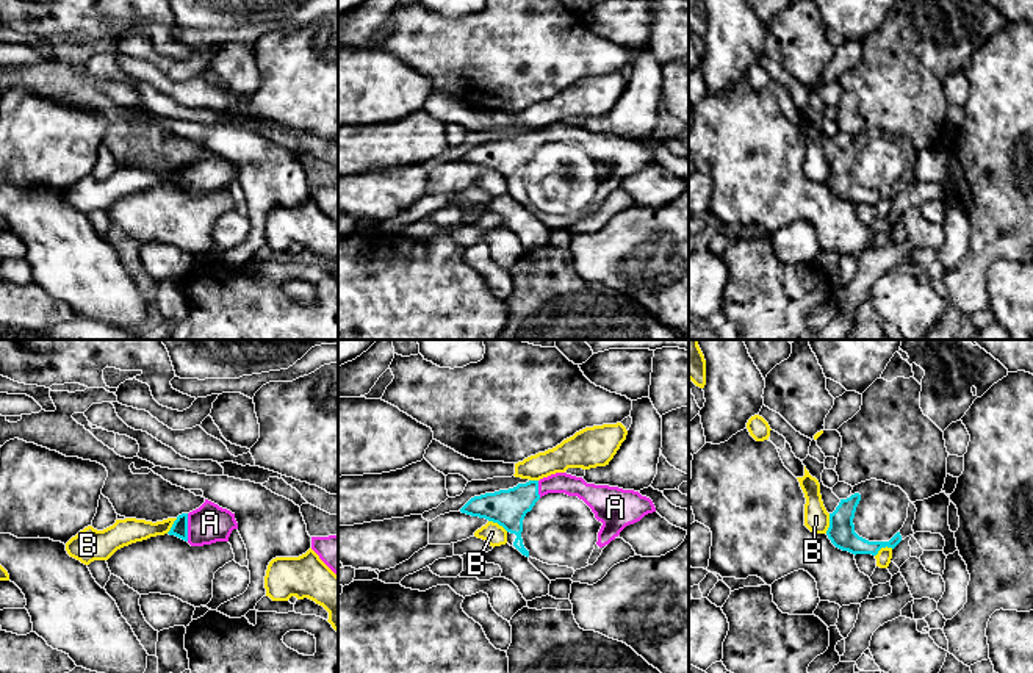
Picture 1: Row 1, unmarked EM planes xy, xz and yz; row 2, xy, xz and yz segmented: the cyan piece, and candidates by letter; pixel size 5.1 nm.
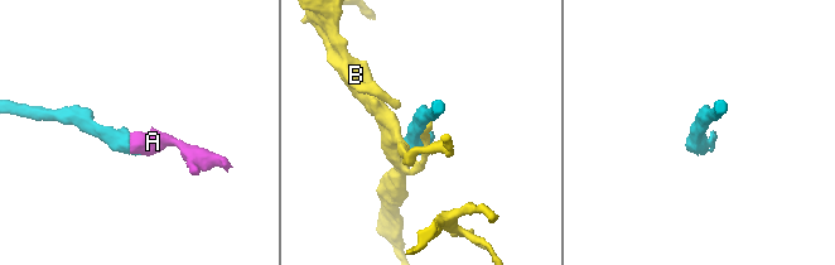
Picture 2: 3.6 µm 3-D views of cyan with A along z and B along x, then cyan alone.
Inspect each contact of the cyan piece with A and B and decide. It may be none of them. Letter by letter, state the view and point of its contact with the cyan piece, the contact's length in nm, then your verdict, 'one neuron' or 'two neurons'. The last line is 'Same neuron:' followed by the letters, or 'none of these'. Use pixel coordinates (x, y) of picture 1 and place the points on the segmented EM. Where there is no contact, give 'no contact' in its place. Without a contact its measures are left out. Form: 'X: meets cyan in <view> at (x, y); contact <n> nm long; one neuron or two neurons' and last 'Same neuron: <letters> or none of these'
A: meets cyan in xy at (187, 528); contact 140 nm long; one neuron
B: meets cyan in yz at (830, 523); contact 110 nm long; two neurons
Same neuron: A

